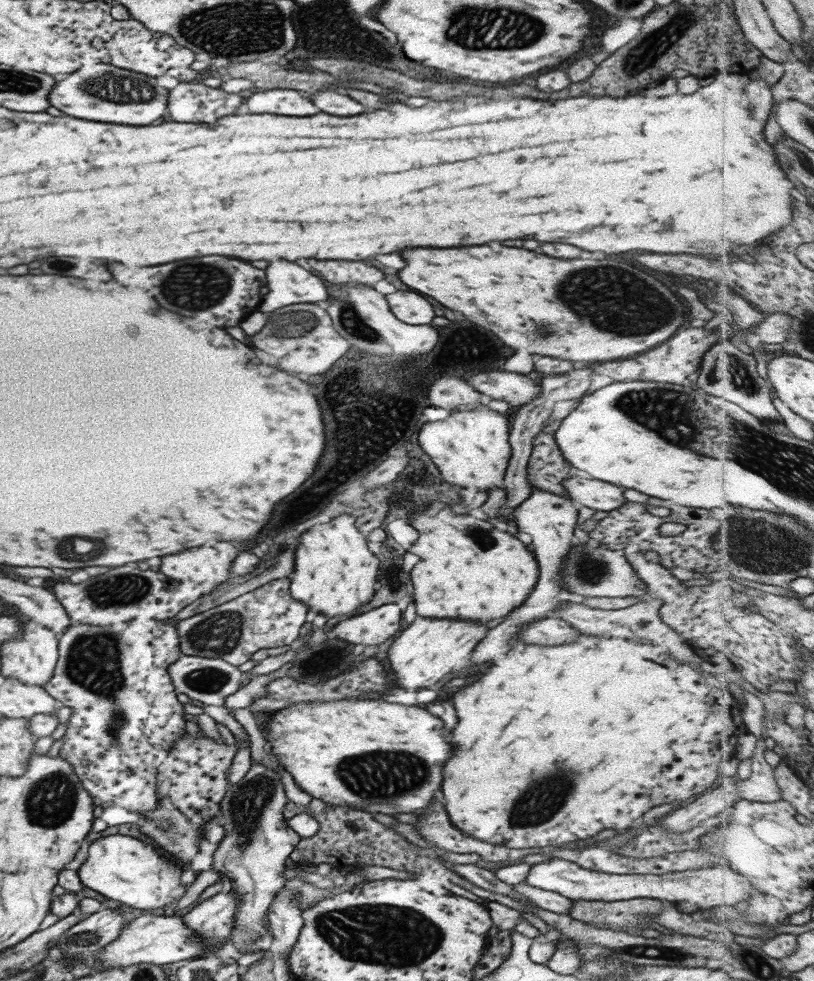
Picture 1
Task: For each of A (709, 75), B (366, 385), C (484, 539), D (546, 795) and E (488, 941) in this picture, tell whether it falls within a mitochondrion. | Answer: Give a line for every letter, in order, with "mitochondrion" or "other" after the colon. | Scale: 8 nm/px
A: other
B: mitochondrion
C: mitochondrion
D: mitochondrion
E: other

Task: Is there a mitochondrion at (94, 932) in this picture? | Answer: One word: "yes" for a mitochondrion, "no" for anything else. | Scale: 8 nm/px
yes

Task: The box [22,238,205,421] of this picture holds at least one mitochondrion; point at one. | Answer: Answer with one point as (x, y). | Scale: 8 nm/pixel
(64, 265)

